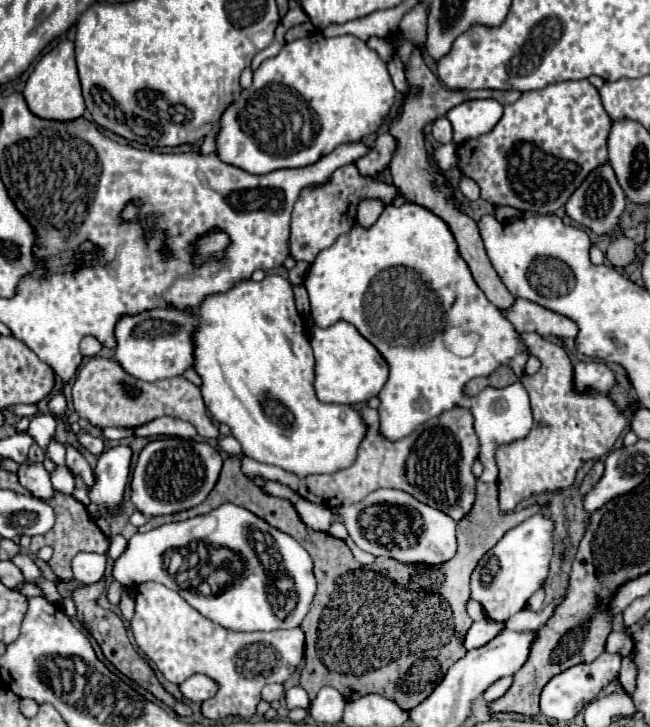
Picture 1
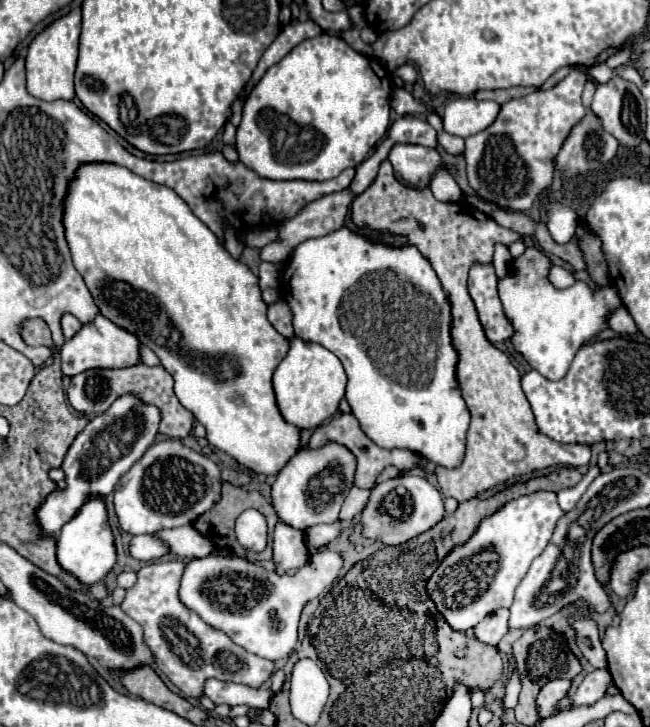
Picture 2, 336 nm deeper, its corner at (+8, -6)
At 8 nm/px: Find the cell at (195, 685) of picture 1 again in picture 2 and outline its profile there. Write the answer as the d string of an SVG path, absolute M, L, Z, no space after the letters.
M216 678L206 680L204 684L204 694L214 702L214 704L228 704L228 706L238 706L246 704L252 708L268 708L272 700L272 690L268 688L248 688L244 684L234 684L234 682L222 682Z

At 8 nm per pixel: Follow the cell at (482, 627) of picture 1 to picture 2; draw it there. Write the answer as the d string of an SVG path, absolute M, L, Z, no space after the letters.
M500 608L492 614L488 614L478 626L474 626L474 636L488 646L498 646L498 642L506 636L508 632L508 610Z

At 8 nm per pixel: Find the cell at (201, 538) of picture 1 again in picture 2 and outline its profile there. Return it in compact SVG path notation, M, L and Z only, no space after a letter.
M322 548L316 556L310 556L308 564L304 564L296 574L278 574L276 570L252 564L248 558L234 552L212 550L212 554L204 558L192 558L186 562L178 598L208 626L222 630L238 646L256 656L280 660L288 658L296 646L302 608L328 584L336 582L340 568L340 554L328 548Z

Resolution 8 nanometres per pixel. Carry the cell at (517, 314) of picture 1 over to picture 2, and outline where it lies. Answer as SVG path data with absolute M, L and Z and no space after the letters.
M474 264L470 268L468 292L476 302L476 310L490 342L504 342L514 336L514 326L506 318L496 292L496 272L492 264Z

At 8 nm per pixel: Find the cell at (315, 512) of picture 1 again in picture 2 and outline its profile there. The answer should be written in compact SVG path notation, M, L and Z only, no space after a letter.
M336 522L336 524L316 524L308 530L304 530L306 544L310 548L324 548L332 540L336 540L338 534L340 534L340 522Z

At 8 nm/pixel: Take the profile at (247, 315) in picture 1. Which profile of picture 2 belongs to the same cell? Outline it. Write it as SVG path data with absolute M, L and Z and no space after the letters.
M86 164L84 168L80 168L80 172L76 172L76 180L72 180L72 188L68 188L68 212L64 212L64 228L66 228L66 236L68 236L68 246L70 246L70 252L74 258L74 266L84 276L84 282L88 284L102 316L106 316L114 324L126 328L128 332L136 334L138 340L160 358L162 366L174 376L174 392L176 392L180 404L186 410L190 410L200 424L204 424L208 442L214 448L232 456L238 464L254 470L256 474L278 476L280 470L290 462L290 458L300 452L302 430L298 426L286 422L278 410L278 404L276 404L276 394L272 388L272 374L274 374L276 366L284 360L284 356L288 354L290 340L284 338L270 324L270 320L266 316L268 306L262 300L262 290L260 290L258 278L252 274L252 270L248 266L244 266L242 262L234 260L226 252L226 248L218 242L214 232L200 218L196 218L192 214L188 204L174 190L170 190L162 184L150 182L150 180L146 180L146 178L142 178L142 176L138 176L118 164Z

